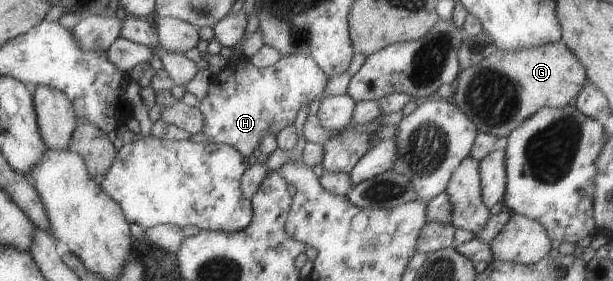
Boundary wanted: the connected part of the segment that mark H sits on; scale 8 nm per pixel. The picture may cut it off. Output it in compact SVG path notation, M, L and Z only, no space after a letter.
M302 55L281 57L271 66L255 68L246 58L238 58L229 66L222 68L216 76L211 76L206 96L202 98L198 109L203 117L201 133L210 143L223 143L234 148L241 156L248 157L257 152L260 140L267 135L276 135L285 127L294 123L296 114L302 106L309 106L327 86L327 77L312 61Z

